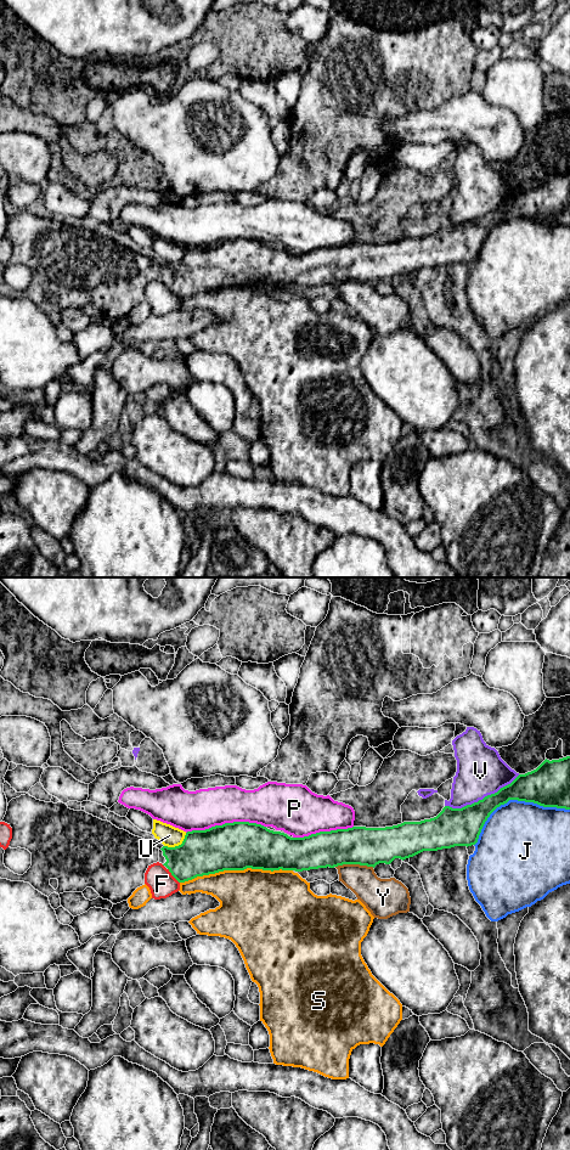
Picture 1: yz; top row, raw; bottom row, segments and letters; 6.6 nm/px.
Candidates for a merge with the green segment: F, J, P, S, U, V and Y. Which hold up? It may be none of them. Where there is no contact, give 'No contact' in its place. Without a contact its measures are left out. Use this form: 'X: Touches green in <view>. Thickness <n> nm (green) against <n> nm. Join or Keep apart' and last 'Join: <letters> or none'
F: Touches green in yz. Thickness 300 nm (green) against 180 nm. Keep apart
J: Touches green in yz. Thickness 280 nm (green) against 480 nm. Keep apart
P: Touches green in yz. Thickness 320 nm (green) against 260 nm. Keep apart
S: Touches green in yz. Thickness 320 nm (green) against 440 nm. Keep apart
U: Touches green in yz. Thickness 300 nm (green) against 140 nm. Keep apart
V: Touches green in yz. Thickness 260 nm (green) against 320 nm. Keep apart
Y: Touches green in yz. Thickness 260 nm (green) against 220 nm. Keep apart
Join: none

